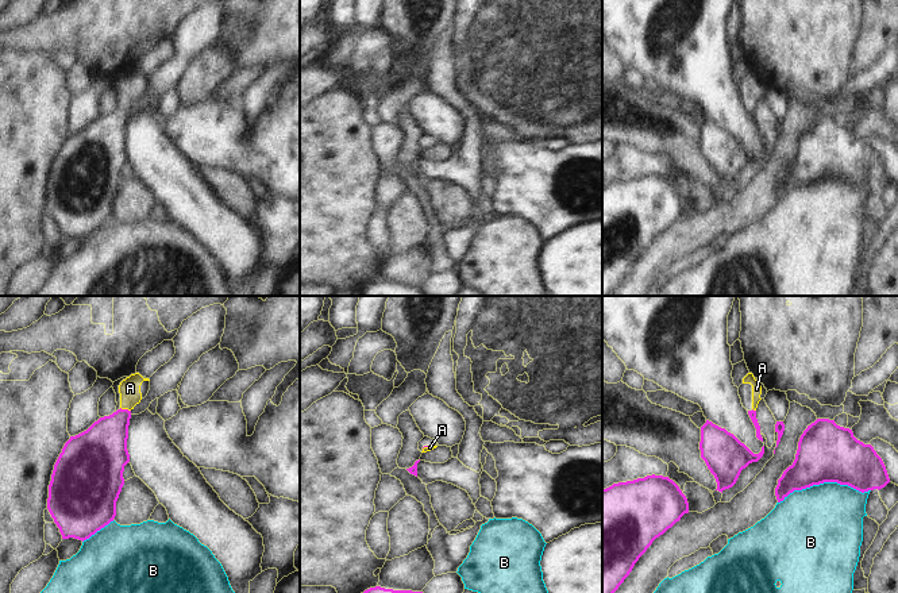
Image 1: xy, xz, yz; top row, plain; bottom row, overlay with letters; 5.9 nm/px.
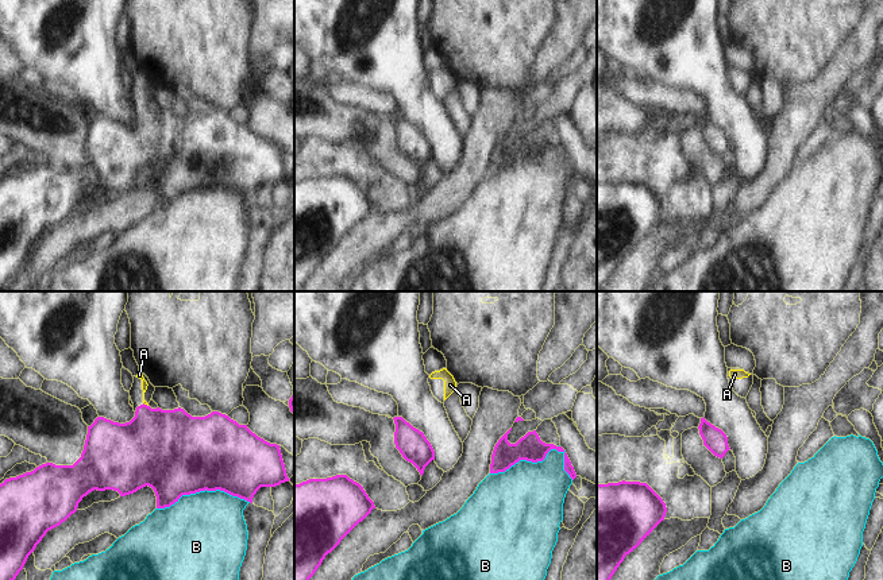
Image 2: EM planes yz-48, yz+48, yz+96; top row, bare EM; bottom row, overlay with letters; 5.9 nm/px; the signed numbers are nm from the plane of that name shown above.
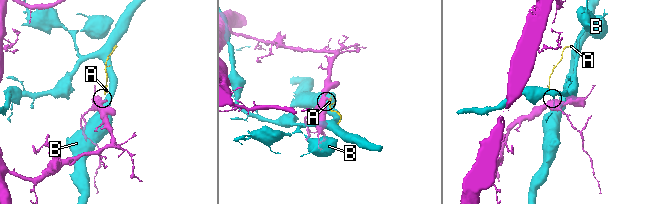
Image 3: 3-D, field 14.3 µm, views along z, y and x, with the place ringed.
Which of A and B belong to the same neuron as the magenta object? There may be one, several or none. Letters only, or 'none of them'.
A

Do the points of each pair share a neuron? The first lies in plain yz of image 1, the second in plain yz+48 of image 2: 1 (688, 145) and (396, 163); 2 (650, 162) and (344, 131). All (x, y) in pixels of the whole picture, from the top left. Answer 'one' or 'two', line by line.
1: one
2: two

